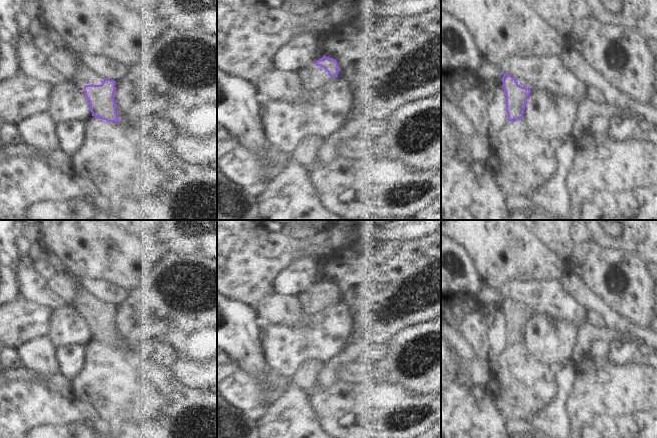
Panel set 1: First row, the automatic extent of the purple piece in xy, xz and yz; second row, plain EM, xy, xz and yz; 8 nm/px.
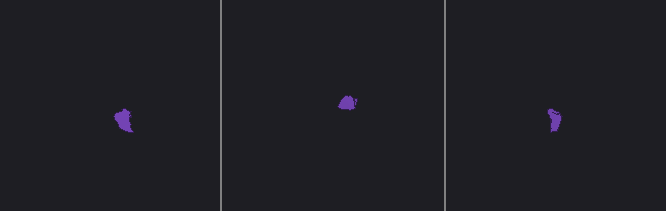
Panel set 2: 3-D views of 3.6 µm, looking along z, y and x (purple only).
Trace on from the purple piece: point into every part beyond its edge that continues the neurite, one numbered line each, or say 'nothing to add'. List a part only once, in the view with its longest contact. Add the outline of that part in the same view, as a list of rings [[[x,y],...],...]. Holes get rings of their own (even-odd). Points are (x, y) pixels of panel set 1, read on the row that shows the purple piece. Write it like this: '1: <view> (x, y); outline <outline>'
1: xy (86, 77); outline [[[81,66],[80,74],[77,82],[83,86],[86,85],[101,85],[104,78],[94,73],[92,70],[87,69],[84,66]]]

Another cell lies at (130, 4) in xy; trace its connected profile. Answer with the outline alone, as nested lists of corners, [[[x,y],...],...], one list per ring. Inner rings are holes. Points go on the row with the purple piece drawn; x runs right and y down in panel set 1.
[[[116,0],[116,4],[121,4],[131,10],[159,10],[163,0]]]

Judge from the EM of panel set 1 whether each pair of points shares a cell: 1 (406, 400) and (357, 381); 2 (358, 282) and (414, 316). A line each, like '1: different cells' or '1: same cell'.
1: same cell
2: same cell

